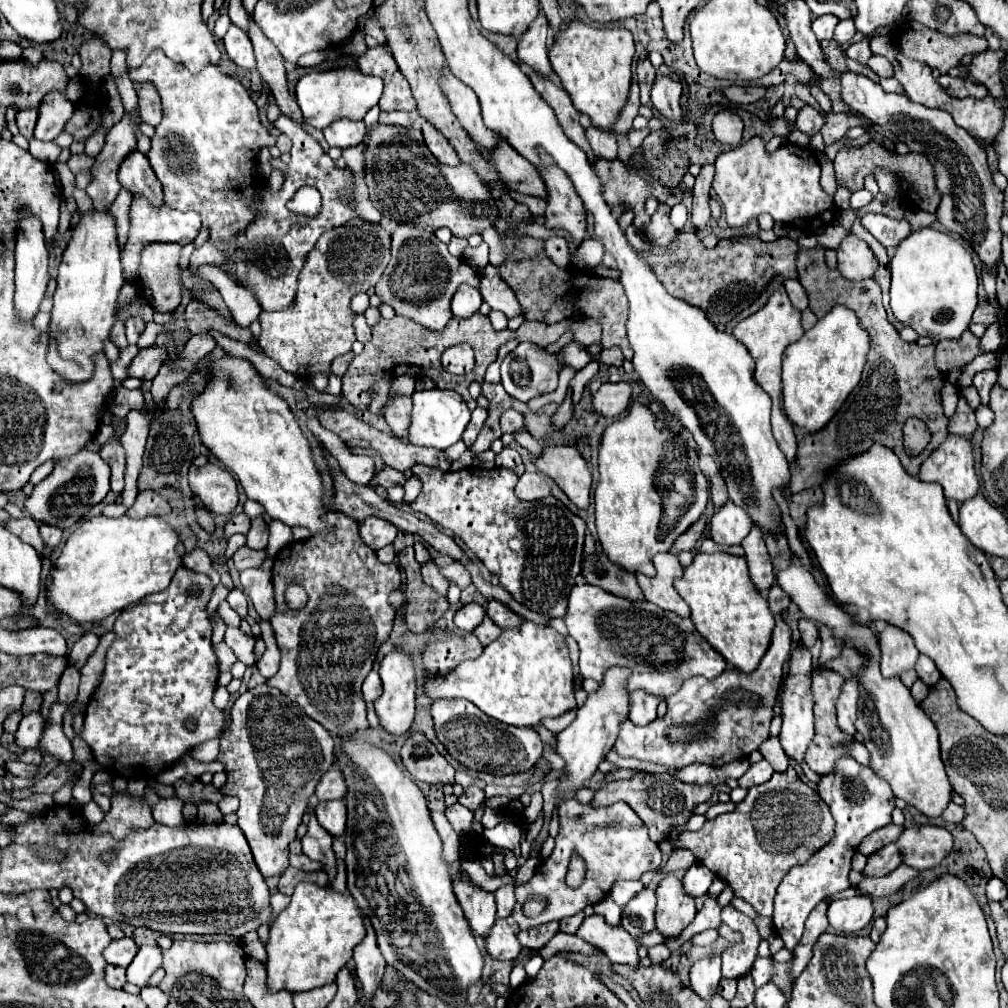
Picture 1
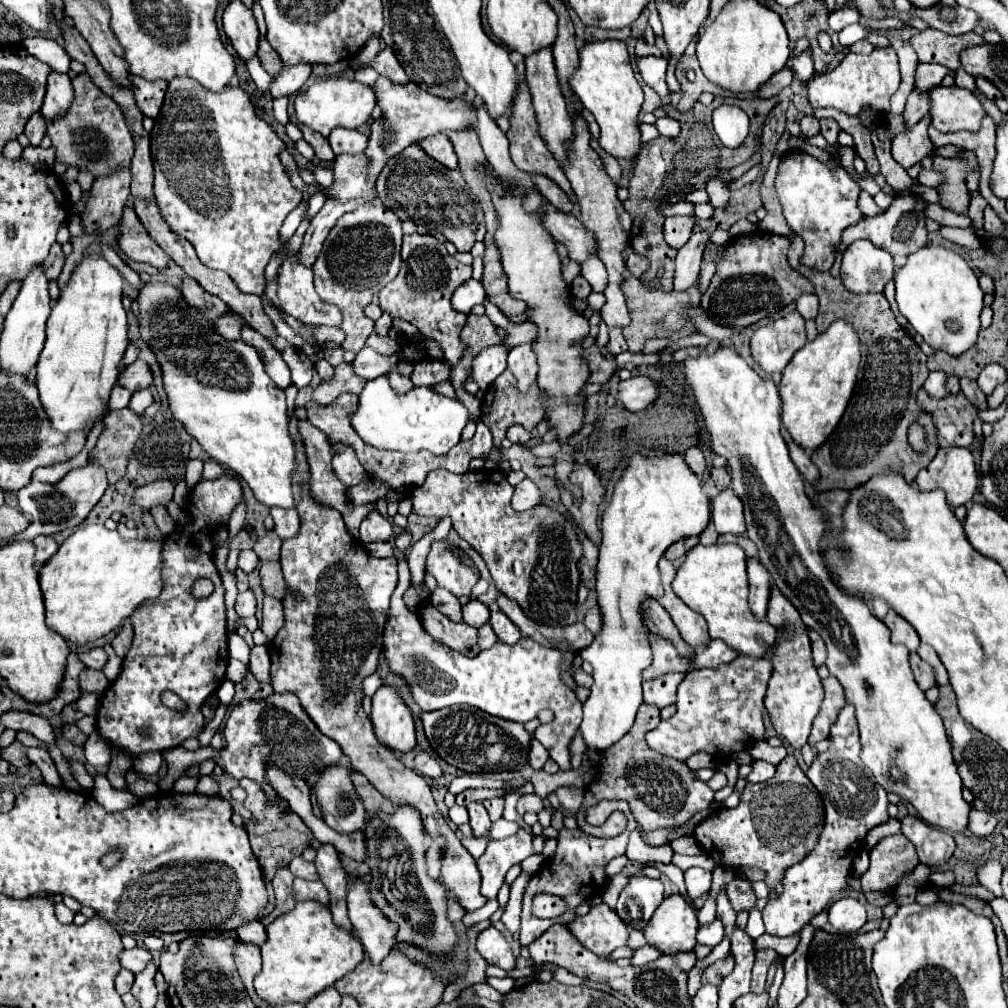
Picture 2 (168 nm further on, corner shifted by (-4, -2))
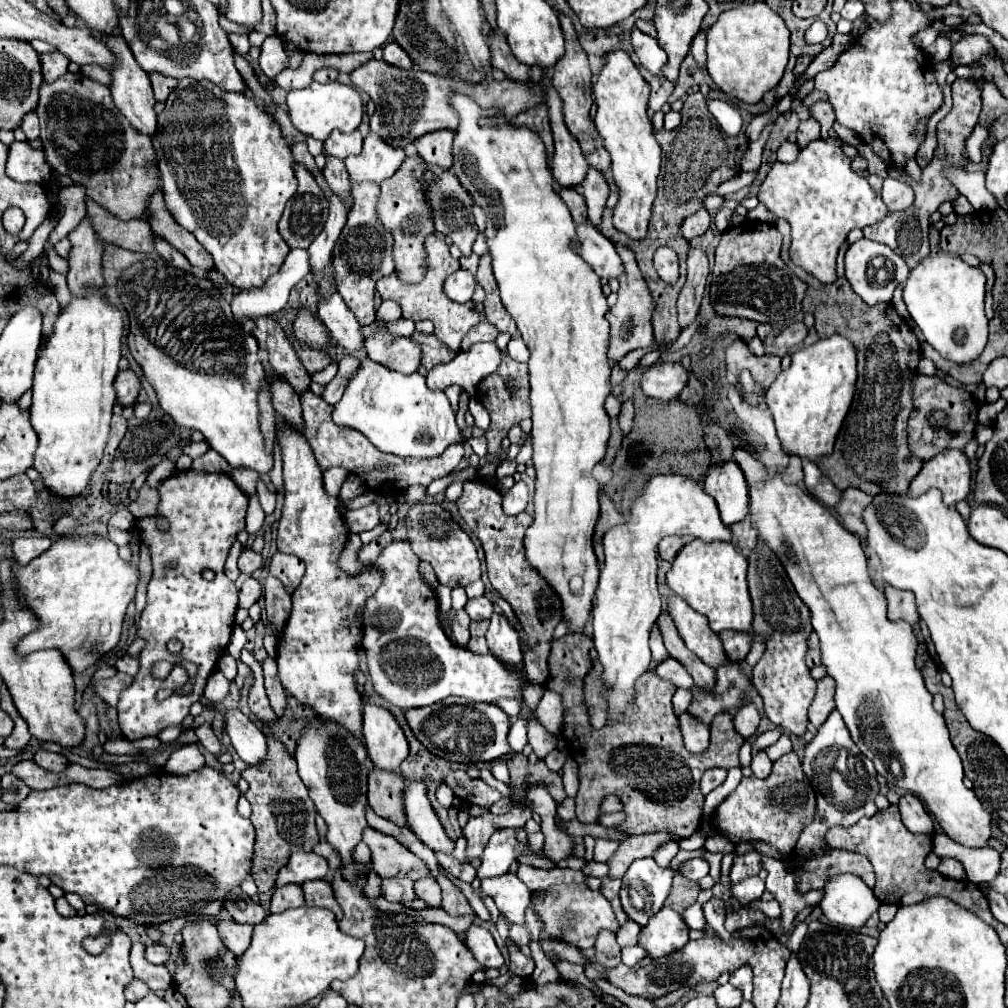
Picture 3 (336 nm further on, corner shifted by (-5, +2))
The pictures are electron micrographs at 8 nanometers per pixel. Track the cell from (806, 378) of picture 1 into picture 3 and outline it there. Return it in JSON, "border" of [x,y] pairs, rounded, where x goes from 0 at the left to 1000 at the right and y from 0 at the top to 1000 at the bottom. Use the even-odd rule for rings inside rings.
{"border":[[[823,332],[819,336],[810,338],[804,344],[798,344],[786,352],[786,360],[780,368],[776,368],[770,378],[760,388],[760,402],[768,412],[770,428],[776,438],[776,443],[782,449],[788,449],[792,453],[810,457],[819,449],[825,449],[829,432],[835,424],[835,418],[843,406],[845,394],[849,388],[849,346],[837,332]]]}

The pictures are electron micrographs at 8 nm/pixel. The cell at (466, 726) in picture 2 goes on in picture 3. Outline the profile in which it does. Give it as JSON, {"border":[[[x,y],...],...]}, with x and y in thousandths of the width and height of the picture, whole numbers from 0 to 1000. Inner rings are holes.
{"border":[[[442,691],[437,697],[405,703],[403,715],[413,727],[415,735],[431,749],[452,755],[452,757],[474,757],[474,755],[490,755],[504,747],[508,747],[504,739],[506,711],[494,701],[486,697],[470,697],[458,691]]]}

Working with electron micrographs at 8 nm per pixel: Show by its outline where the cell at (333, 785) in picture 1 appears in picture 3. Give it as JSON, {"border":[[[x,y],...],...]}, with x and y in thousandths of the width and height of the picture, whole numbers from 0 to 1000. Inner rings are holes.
{"border":[[[369,763],[365,769],[365,799],[369,805],[393,818],[403,818],[399,801],[401,775],[385,765]]]}

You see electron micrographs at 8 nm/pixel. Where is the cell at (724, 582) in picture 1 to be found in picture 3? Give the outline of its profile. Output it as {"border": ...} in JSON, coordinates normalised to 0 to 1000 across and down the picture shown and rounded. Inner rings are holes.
{"border":[[[688,535],[687,539],[679,541],[677,547],[673,549],[673,555],[669,555],[667,564],[661,570],[661,576],[667,582],[667,586],[675,590],[687,604],[702,612],[708,628],[720,624],[744,628],[746,594],[742,588],[740,566],[742,566],[742,557],[736,549],[730,547],[726,539],[722,537],[698,539],[694,535]]]}

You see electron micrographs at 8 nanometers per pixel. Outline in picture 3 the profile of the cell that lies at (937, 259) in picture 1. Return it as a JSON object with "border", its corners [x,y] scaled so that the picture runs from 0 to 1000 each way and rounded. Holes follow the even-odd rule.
{"border":[[[935,251],[935,253],[927,253],[927,255],[923,253],[923,255],[915,257],[911,261],[911,265],[907,265],[903,269],[903,275],[897,283],[897,293],[895,293],[897,301],[901,305],[903,314],[917,330],[917,336],[937,356],[942,356],[946,360],[962,360],[974,350],[974,346],[980,338],[980,316],[976,313],[976,281],[978,281],[978,275],[972,267],[962,265],[950,253],[942,253],[942,251]]]}

